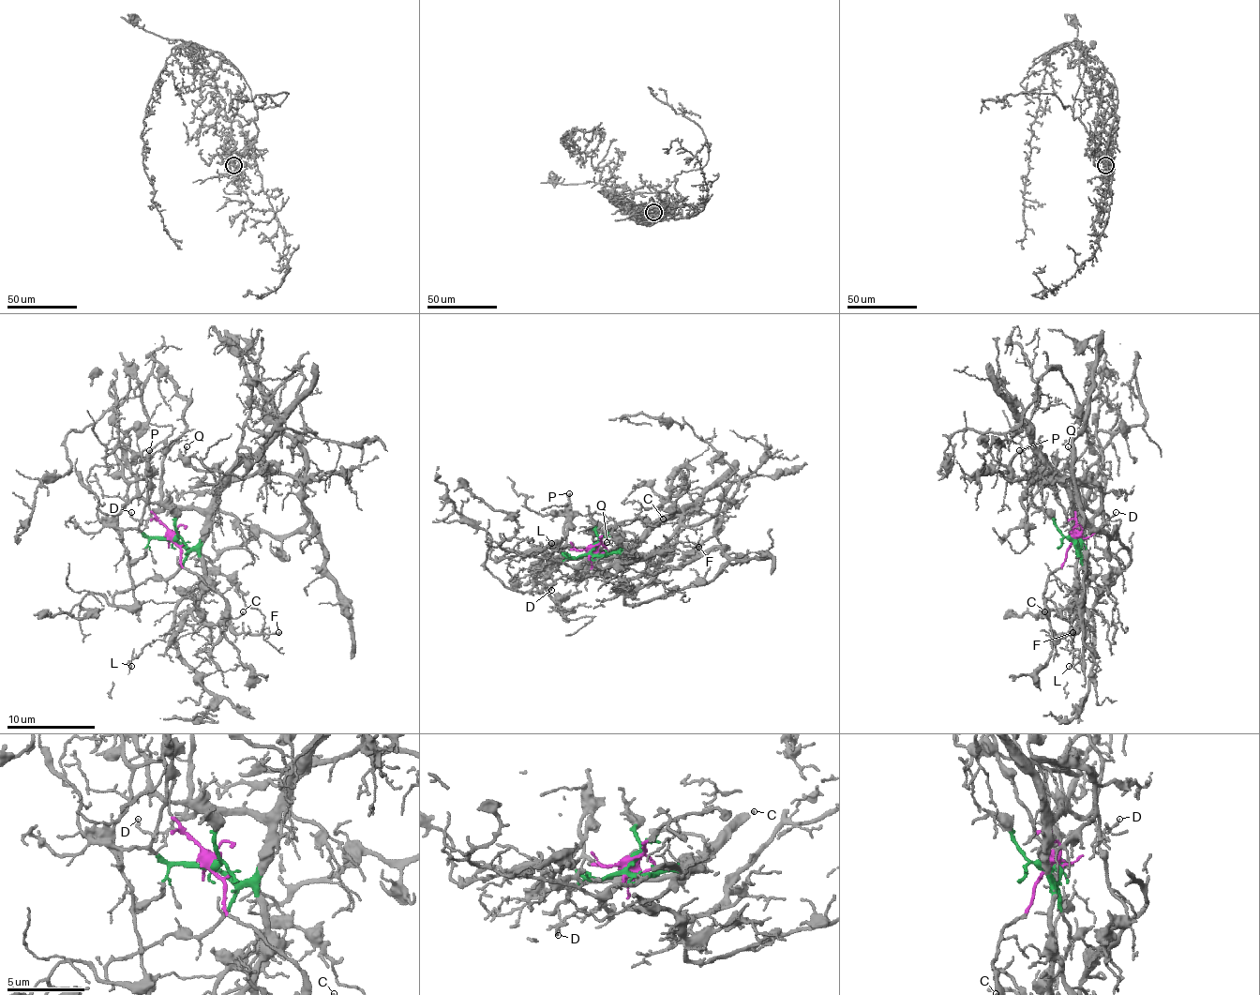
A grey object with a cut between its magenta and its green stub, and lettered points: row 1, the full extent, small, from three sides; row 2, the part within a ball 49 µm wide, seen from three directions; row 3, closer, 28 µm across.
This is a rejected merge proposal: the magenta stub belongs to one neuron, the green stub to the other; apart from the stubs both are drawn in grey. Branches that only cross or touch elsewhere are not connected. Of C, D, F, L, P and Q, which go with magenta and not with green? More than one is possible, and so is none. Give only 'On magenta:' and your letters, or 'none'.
On magenta: C, P

